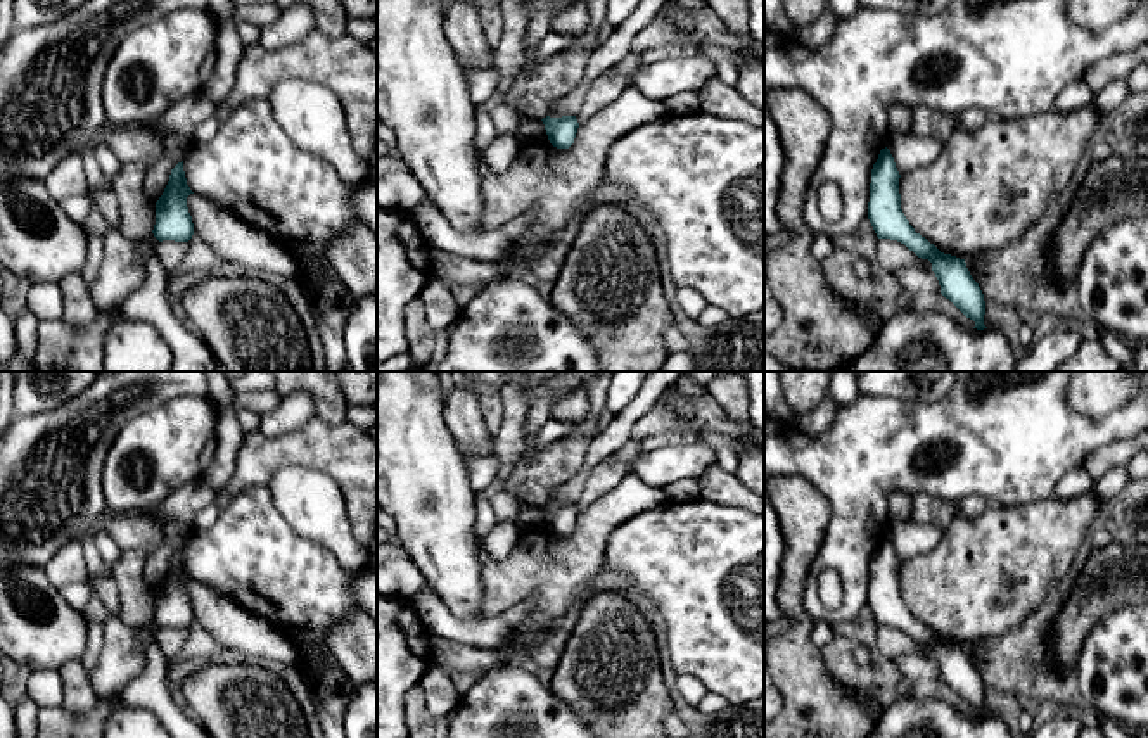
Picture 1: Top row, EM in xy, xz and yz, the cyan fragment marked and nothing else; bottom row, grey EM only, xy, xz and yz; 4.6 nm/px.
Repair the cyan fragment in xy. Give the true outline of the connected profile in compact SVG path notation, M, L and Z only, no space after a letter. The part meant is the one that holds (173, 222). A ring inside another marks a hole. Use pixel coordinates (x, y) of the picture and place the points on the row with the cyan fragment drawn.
M183 161L169 175L169 181L156 202L154 237L163 240L188 242L194 235L192 216L187 207L187 197L194 194L187 185Z

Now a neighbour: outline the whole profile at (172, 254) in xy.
M163 240L156 247L156 254L161 259L164 270L173 273L183 263L187 249L188 242Z

